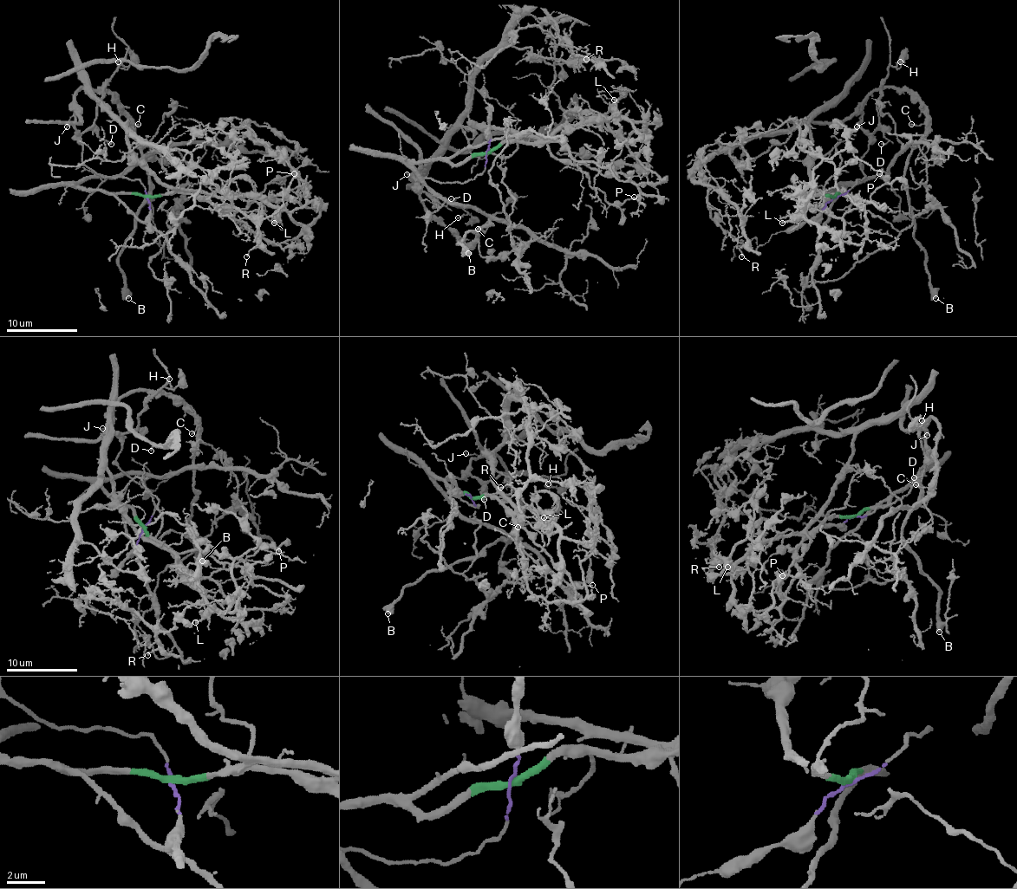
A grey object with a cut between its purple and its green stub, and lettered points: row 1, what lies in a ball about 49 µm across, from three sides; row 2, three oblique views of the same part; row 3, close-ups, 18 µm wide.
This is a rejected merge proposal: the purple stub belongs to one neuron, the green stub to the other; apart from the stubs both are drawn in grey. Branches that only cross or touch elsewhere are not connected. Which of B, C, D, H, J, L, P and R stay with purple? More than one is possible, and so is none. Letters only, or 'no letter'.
B, C, D, H, J

